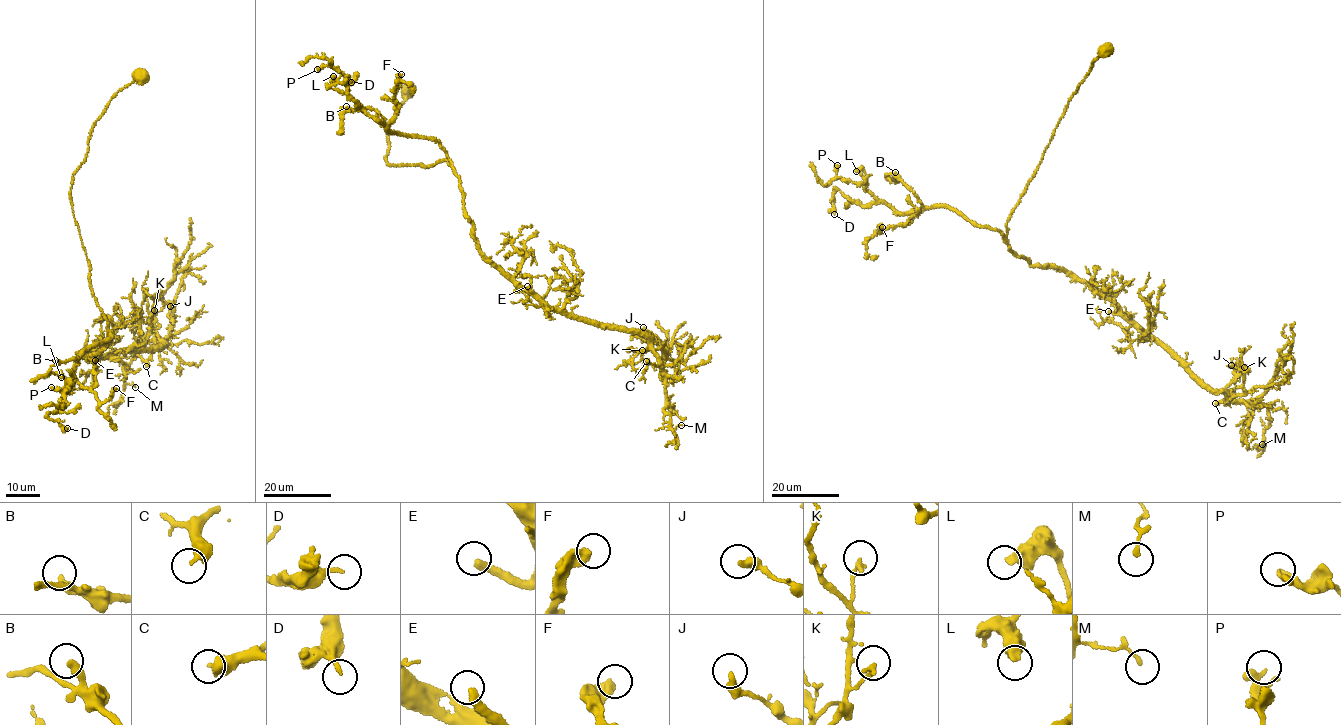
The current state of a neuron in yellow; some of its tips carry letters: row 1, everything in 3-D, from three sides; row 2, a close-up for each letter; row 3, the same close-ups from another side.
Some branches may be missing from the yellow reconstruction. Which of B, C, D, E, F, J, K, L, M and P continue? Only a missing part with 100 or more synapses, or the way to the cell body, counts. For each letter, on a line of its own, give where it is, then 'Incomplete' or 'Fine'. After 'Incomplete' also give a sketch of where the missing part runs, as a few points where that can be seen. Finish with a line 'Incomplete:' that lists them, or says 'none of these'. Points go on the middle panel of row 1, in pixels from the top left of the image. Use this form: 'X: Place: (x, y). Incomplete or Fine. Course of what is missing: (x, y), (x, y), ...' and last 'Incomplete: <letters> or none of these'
B: Place: (346, 106). Fine
C: Place: (646, 361). Fine
D: Place: (351, 82). Fine
E: Place: (527, 286). Incomplete. Course of what is missing: (527, 286), (532, 264), (541, 261), (543, 255), (543, 240), (532, 224)
F: Place: (401, 74). Fine
J: Place: (643, 327). Fine
K: Place: (642, 350). Fine
L: Place: (333, 76). Fine
M: Place: (681, 425). Fine
P: Place: (317, 69). Fine
Incomplete: E

